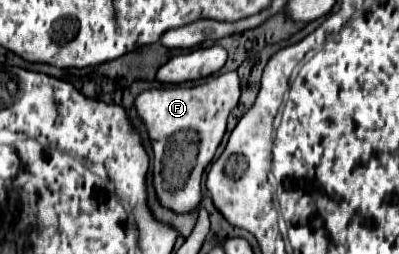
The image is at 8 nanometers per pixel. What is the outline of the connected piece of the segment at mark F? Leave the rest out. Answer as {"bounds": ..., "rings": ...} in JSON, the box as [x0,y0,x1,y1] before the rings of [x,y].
{"bounds":[139,72,241,212],"rings":[[[225,72],[211,76],[207,84],[201,86],[169,86],[169,88],[155,88],[145,90],[139,94],[139,116],[147,126],[151,136],[151,146],[155,152],[155,190],[163,206],[171,208],[173,212],[191,212],[201,202],[201,176],[207,164],[213,160],[219,142],[223,140],[227,118],[231,110],[237,106],[241,96],[239,76],[237,72]]]}

